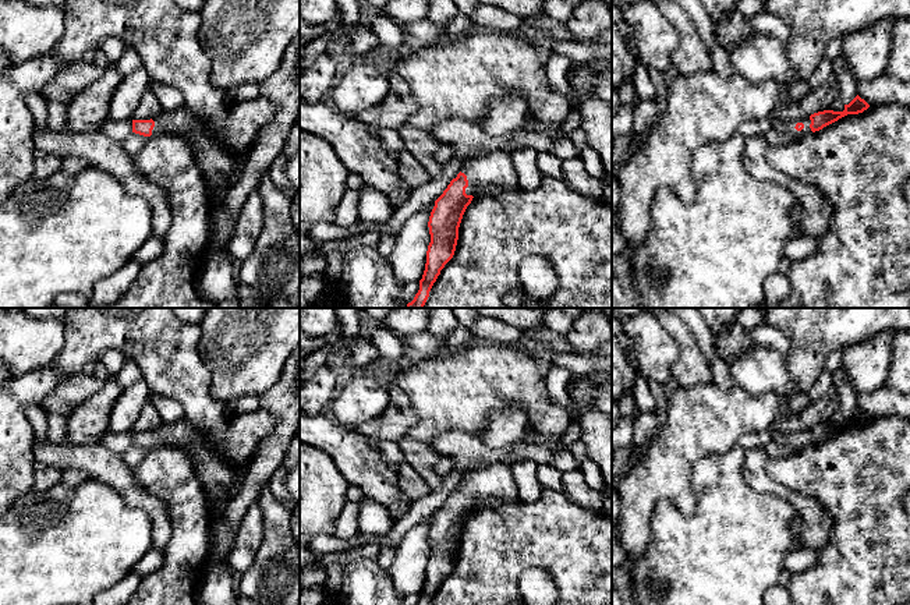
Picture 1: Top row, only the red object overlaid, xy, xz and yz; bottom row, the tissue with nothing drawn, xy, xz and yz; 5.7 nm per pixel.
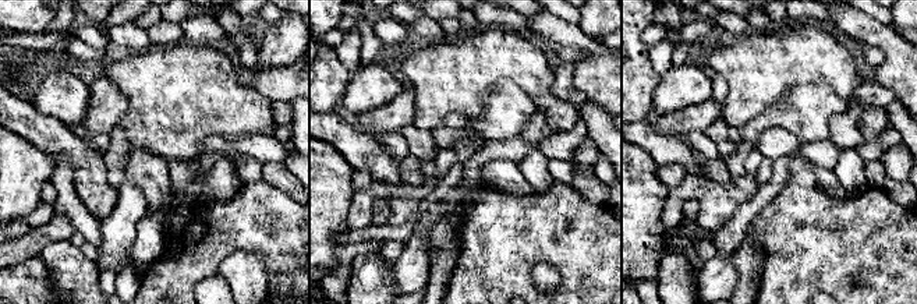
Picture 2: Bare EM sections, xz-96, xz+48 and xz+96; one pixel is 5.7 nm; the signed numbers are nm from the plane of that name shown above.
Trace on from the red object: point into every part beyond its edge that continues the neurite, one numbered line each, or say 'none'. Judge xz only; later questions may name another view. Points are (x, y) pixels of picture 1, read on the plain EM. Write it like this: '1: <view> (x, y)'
1: xz (489, 484)

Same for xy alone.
1: xy (211, 474)

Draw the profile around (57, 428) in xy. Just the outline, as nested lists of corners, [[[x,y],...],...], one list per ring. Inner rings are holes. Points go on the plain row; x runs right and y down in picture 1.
[[[49,413],[47,414],[47,441],[52,443],[63,445],[65,443],[65,436],[68,432],[67,417]]]

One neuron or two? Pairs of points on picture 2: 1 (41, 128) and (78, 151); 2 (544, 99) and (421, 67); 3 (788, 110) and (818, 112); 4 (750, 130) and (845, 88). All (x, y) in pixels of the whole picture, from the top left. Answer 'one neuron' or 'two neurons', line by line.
1: one neuron
2: one neuron
3: one neuron
4: two neurons

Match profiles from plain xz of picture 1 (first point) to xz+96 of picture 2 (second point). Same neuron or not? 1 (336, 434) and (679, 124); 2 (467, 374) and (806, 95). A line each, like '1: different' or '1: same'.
1: different
2: different

